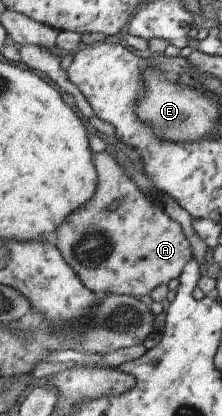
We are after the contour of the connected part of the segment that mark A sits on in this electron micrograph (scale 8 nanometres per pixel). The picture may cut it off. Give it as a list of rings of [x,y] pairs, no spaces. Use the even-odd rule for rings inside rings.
[[[96,153],[93,161],[100,171],[100,189],[97,196],[71,217],[67,217],[53,237],[53,241],[63,251],[65,260],[73,265],[73,269],[79,273],[81,281],[89,289],[102,296],[124,294],[140,298],[150,295],[160,285],[167,285],[173,279],[180,279],[185,265],[193,259],[190,241],[183,233],[181,224],[167,217],[161,207],[153,205],[151,201],[147,203],[146,195],[133,185],[133,181],[125,177],[125,173],[113,161],[110,153]]]

